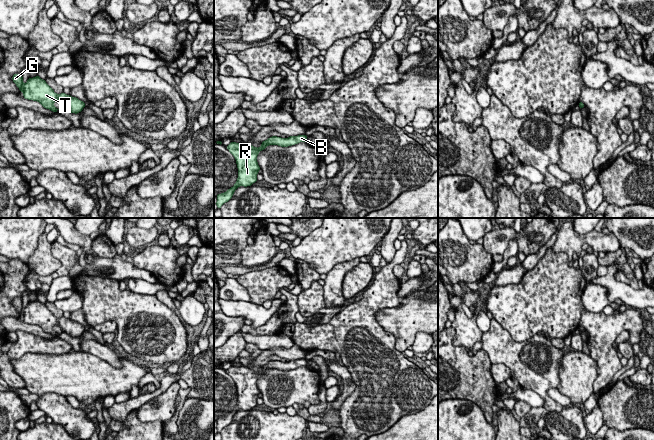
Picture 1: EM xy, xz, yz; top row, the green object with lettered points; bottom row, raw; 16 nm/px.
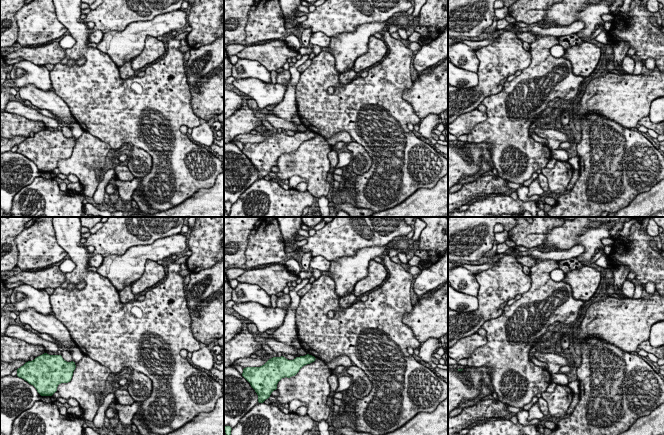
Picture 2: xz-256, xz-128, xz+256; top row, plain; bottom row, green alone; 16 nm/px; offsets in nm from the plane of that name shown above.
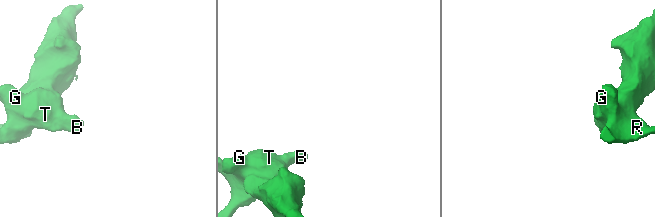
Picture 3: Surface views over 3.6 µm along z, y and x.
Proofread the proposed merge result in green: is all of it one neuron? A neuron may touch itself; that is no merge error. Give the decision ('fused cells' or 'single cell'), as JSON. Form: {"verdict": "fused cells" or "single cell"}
{"verdict": "single cell"}

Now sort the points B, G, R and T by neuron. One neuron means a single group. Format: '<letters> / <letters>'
B G R T

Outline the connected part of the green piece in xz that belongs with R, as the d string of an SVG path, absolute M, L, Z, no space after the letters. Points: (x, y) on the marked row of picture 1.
M307 135L290 136L289 138L281 138L272 136L266 141L263 141L259 148L256 148L247 143L236 143L231 142L226 148L234 156L238 168L238 178L233 187L228 189L226 192L217 195L217 208L228 202L234 191L240 186L251 186L257 182L257 174L260 167L257 162L258 153L264 150L268 145L278 145L281 147L288 147L300 142L307 141Z

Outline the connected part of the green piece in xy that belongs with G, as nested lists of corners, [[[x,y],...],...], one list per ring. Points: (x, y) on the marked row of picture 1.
[[[14,74],[12,77],[13,82],[23,92],[25,99],[39,102],[44,108],[49,109],[56,113],[57,109],[53,103],[59,102],[62,108],[65,108],[71,113],[79,113],[85,107],[85,103],[76,97],[72,97],[65,93],[56,94],[54,90],[42,80],[38,75],[29,78],[27,82],[23,83],[23,77],[20,74]]]

